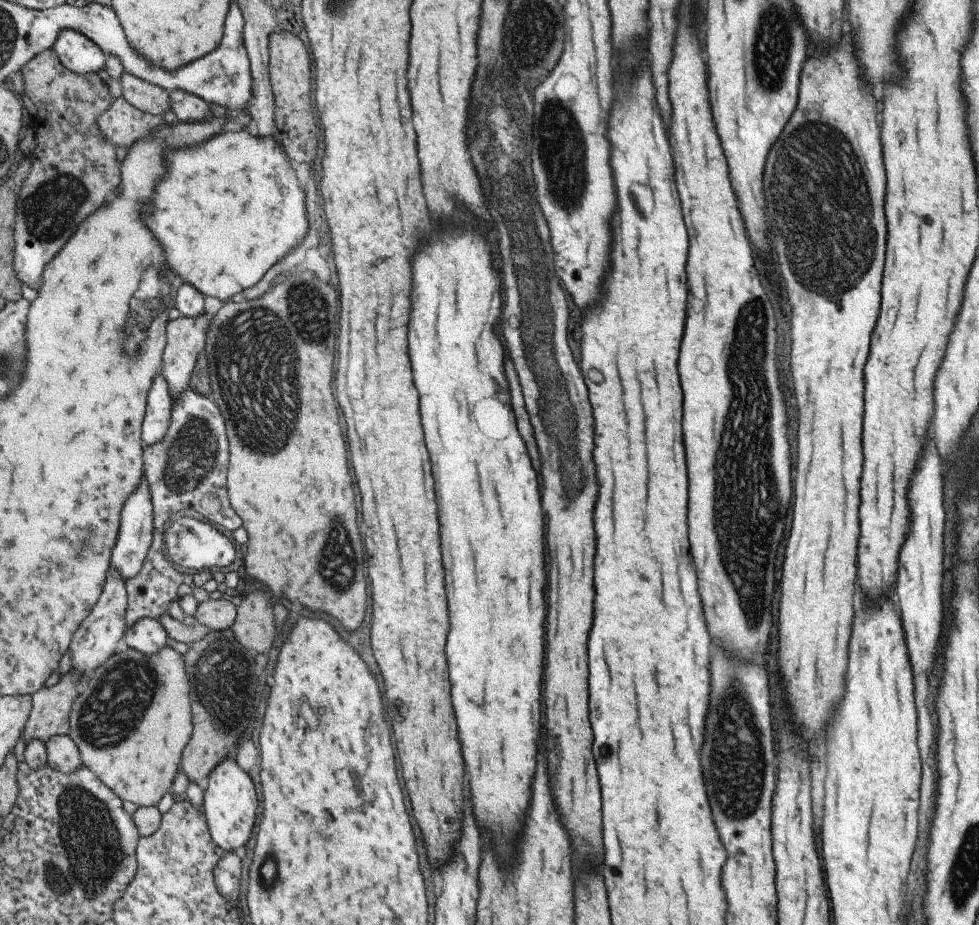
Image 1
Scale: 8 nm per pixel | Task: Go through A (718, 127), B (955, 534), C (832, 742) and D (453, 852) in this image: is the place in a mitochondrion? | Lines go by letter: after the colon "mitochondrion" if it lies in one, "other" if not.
A: other
B: other
C: other
D: other

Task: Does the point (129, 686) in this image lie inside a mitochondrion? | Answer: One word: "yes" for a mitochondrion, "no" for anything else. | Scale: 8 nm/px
yes

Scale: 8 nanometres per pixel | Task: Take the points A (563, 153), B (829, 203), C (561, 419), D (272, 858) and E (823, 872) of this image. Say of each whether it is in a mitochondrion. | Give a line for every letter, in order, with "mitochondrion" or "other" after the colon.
A: mitochondrion
B: mitochondrion
C: mitochondrion
D: mitochondrion
E: other

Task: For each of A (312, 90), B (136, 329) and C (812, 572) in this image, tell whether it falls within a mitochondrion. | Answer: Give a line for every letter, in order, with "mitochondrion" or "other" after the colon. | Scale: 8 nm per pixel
A: other
B: mitochondrion
C: other

